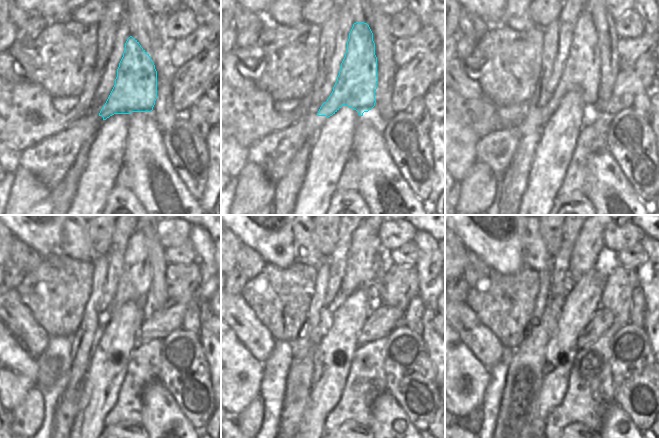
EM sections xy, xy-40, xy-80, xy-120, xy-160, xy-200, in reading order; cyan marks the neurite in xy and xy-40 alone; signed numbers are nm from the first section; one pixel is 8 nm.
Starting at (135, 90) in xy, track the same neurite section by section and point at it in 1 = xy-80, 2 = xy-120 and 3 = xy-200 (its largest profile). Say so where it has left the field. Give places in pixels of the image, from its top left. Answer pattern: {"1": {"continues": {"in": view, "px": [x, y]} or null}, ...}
{"1": {"continues": {"in": "xy-80", "px": [582, 71]}}, "2": {"continues": {"in": "xy-120", "px": [134, 283]}}, "3": {"continues": {"in": "xy-200", "px": [589, 245]}}}

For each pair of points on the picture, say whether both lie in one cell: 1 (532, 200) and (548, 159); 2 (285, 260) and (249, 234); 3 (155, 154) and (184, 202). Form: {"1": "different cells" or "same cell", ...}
{"1": "same cell", "2": "same cell", "3": "same cell"}

